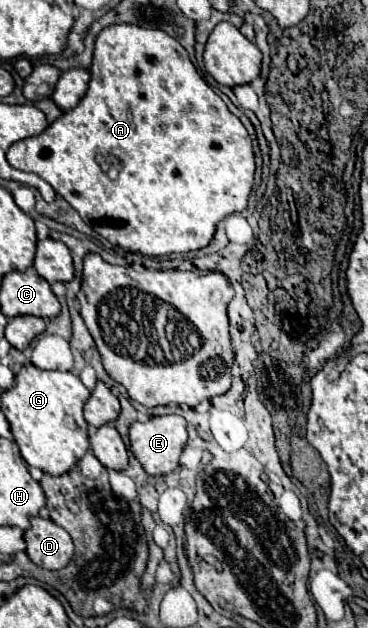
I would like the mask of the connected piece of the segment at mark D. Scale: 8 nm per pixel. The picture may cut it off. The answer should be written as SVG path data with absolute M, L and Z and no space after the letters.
M32 517L30 529L24 531L28 557L44 569L62 569L74 553L70 535L52 519Z

